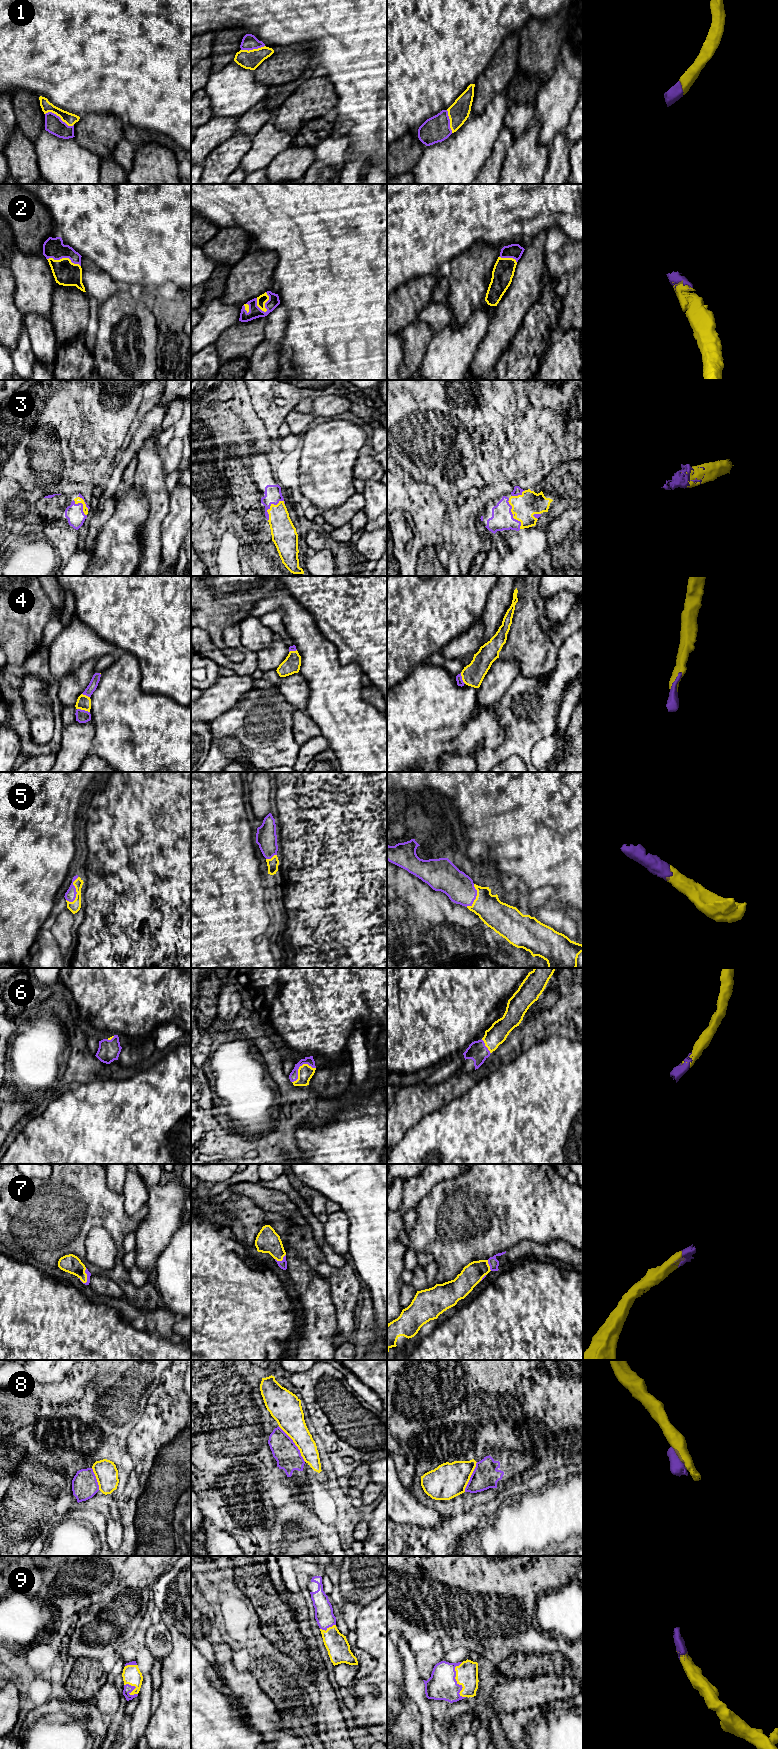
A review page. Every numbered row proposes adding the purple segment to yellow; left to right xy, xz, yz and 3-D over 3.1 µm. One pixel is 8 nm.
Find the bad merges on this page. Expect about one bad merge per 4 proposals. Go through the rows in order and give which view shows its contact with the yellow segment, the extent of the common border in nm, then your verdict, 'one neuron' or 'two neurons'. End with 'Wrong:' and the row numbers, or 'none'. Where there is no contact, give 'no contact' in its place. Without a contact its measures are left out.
1: xy | 260 nm | one neuron
2: xz | 170 nm | one neuron
3: xy | 170 nm | one neuron
4: xy | 110 nm | one neuron
5: xy | 220 nm | one neuron
6: xz | 220 nm | one neuron
7: xy | 130 nm | one neuron
8: xz | 360 nm | one neuron
9: yz | 280 nm | one neuron
Wrong: none

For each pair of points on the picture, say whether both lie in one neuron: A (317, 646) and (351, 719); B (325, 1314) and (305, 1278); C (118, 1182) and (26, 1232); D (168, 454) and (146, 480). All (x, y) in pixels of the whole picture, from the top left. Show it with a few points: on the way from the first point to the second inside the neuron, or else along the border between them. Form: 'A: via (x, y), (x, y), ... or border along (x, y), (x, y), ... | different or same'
A: via (320, 664), (335, 689), (335, 701) | same
B: via (316, 1305), (311, 1287) | same
C: border along (105, 1174), (107, 1186), (121, 1193) | different
D: border along (161, 455), (163, 470), (166, 474) | different

